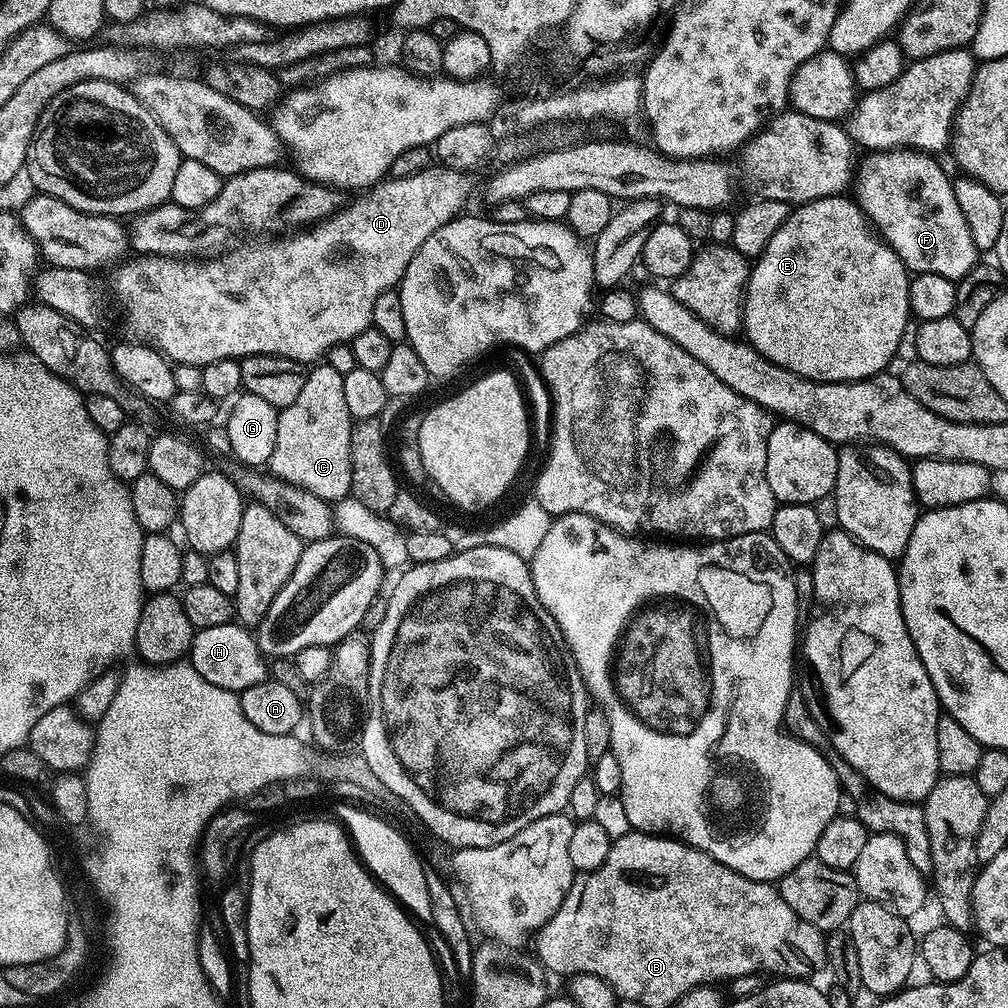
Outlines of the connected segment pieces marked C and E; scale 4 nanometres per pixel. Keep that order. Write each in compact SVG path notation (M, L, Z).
M326 362L309 367L307 373L306 383L302 385L297 400L290 402L290 406L279 409L278 439L274 442L274 454L268 459L267 467L273 476L282 478L299 488L310 490L324 500L335 502L345 499L351 490L350 440L354 421L350 409L346 406L344 387L342 387L344 376L338 374L338 370L334 370L334 366Z
M844 194L827 196L793 207L788 213L786 222L782 222L778 234L774 234L774 238L770 238L770 246L766 246L766 250L762 250L762 254L755 257L748 274L748 287L744 289L742 332L747 343L756 348L770 362L807 380L819 380L822 384L846 382L847 380L868 380L872 376L877 376L879 372L885 371L888 363L897 359L896 347L901 341L902 332L910 322L908 306L910 273L908 269L904 267L902 258L898 258L898 254L893 248L873 231L855 199L848 197L847 200L846 197L847 195Z

